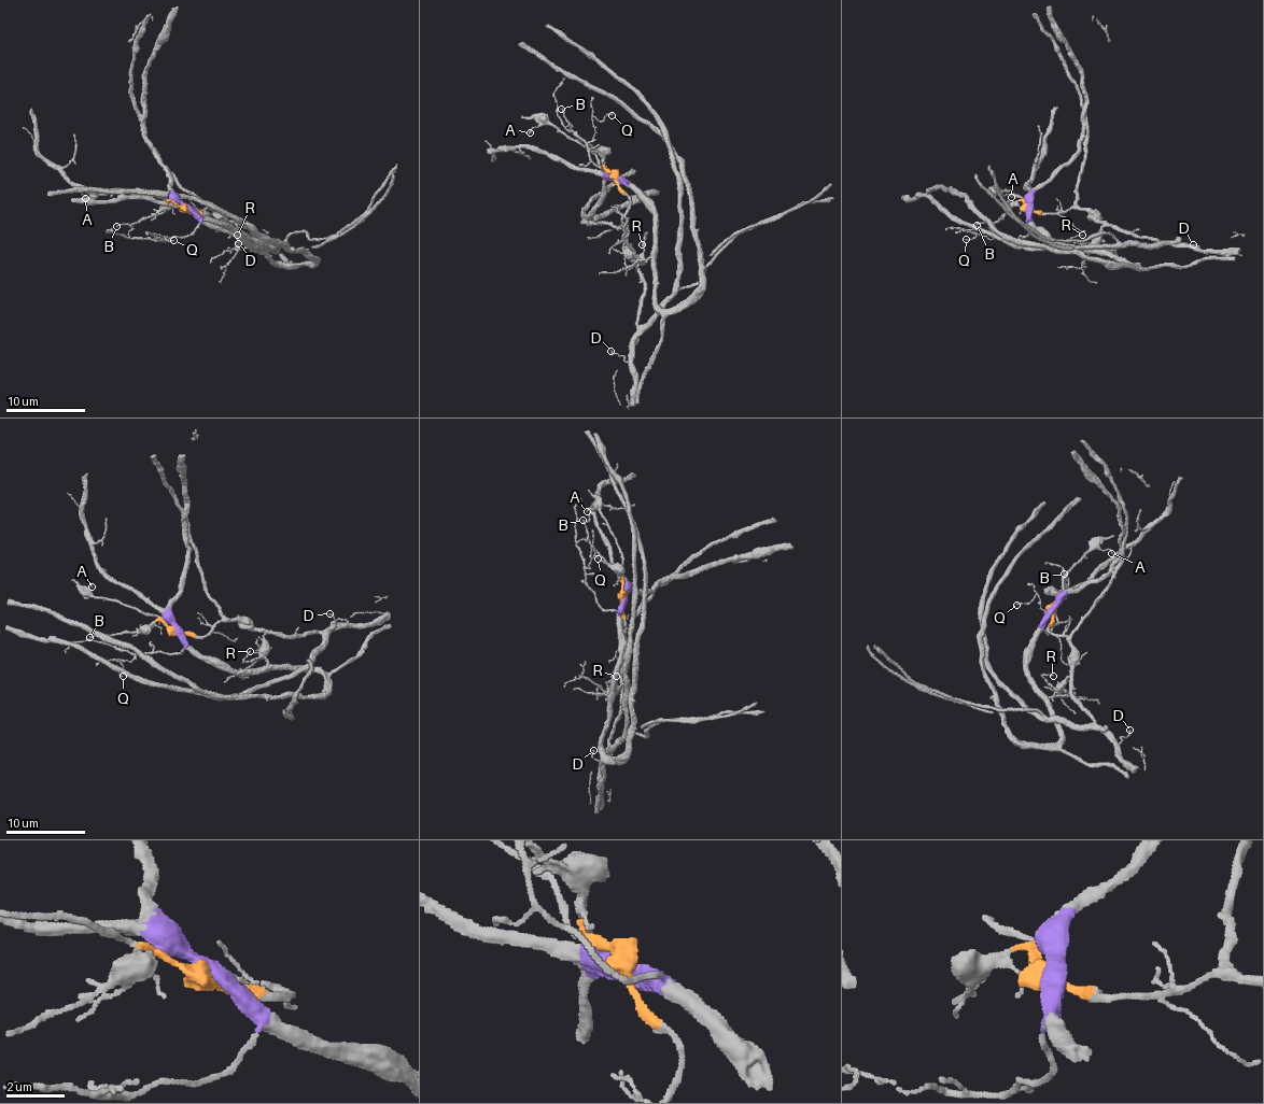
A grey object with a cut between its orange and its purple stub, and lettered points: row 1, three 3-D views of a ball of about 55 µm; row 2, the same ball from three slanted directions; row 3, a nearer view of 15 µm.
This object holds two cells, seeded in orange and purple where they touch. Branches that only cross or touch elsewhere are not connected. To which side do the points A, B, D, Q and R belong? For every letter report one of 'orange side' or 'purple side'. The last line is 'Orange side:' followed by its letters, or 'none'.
A: orange side
B: orange side
D: orange side
Q: purple side
R: orange side
Orange side: A, B, D, R

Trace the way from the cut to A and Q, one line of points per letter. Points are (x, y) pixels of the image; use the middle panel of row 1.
A: (616, 177), (602, 169), (593, 153), (549, 124), (541, 124), (529, 133)
Q: (616, 179), (625, 179), (607, 175), (590, 157), (588, 144), (595, 132), (593, 121), (603, 121), (613, 114)

